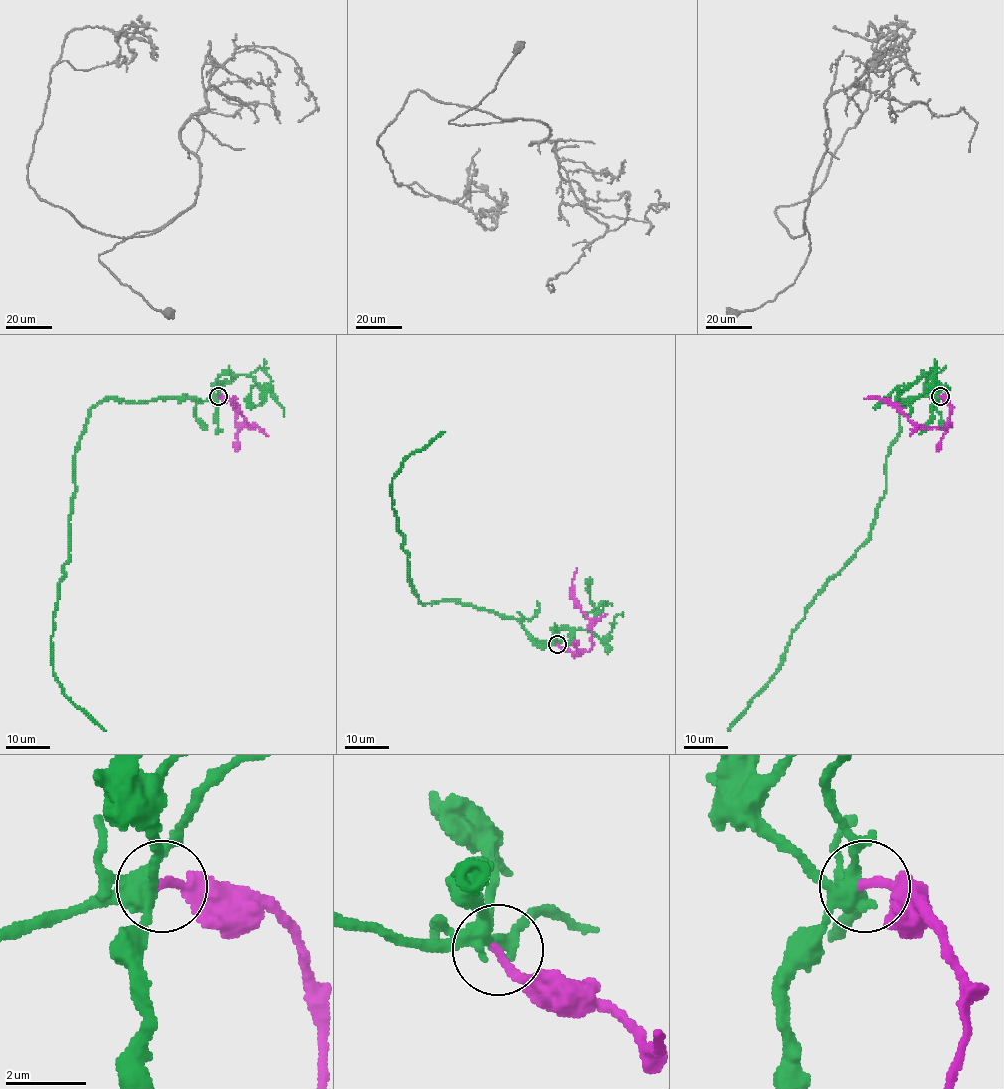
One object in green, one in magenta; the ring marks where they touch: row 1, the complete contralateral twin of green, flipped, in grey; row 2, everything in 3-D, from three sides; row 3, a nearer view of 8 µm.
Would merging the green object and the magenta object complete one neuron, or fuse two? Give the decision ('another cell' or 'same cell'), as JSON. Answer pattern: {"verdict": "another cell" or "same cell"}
{"verdict": "same cell"}

